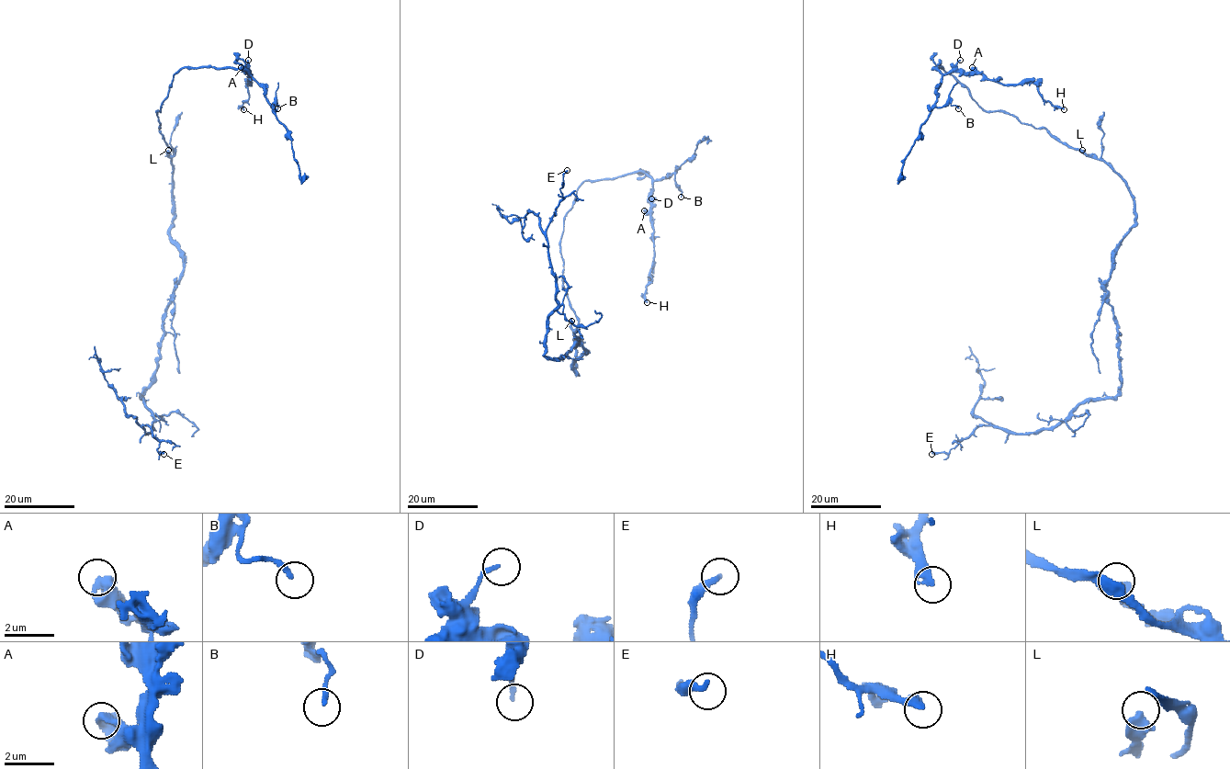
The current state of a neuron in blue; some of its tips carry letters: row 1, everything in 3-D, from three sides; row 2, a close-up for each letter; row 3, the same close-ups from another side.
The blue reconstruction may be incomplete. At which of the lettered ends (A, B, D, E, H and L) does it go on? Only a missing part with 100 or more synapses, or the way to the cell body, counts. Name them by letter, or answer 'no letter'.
no letter

